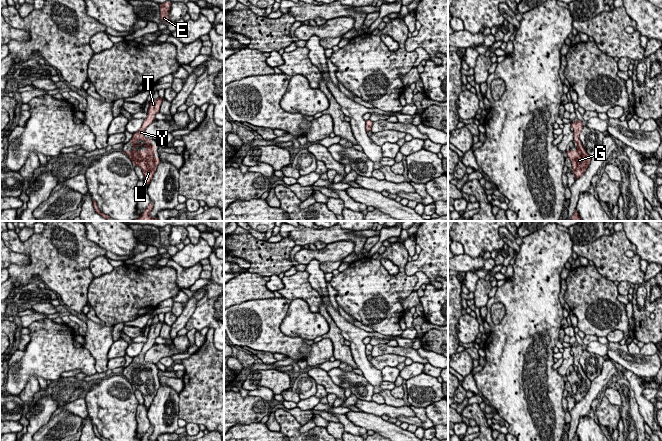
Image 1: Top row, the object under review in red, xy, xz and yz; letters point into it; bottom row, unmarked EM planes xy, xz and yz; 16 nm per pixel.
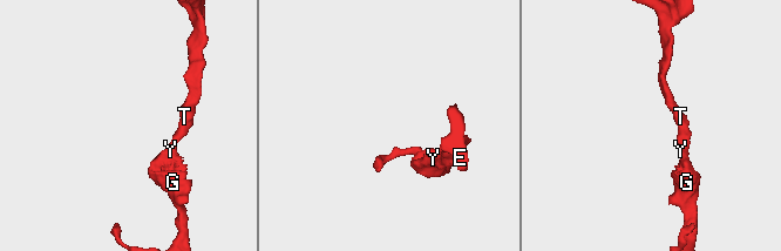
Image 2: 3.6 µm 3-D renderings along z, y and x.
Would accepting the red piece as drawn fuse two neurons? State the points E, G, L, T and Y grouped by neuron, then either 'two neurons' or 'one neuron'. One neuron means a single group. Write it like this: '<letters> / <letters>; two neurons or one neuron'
E G L T Y; one neuron

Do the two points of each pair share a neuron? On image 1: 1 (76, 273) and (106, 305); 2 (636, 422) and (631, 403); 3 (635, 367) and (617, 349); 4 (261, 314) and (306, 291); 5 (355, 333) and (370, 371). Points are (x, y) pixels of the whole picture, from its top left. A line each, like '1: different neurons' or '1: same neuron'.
1: different neurons
2: same neuron
3: same neuron
4: different neurons
5: same neuron

